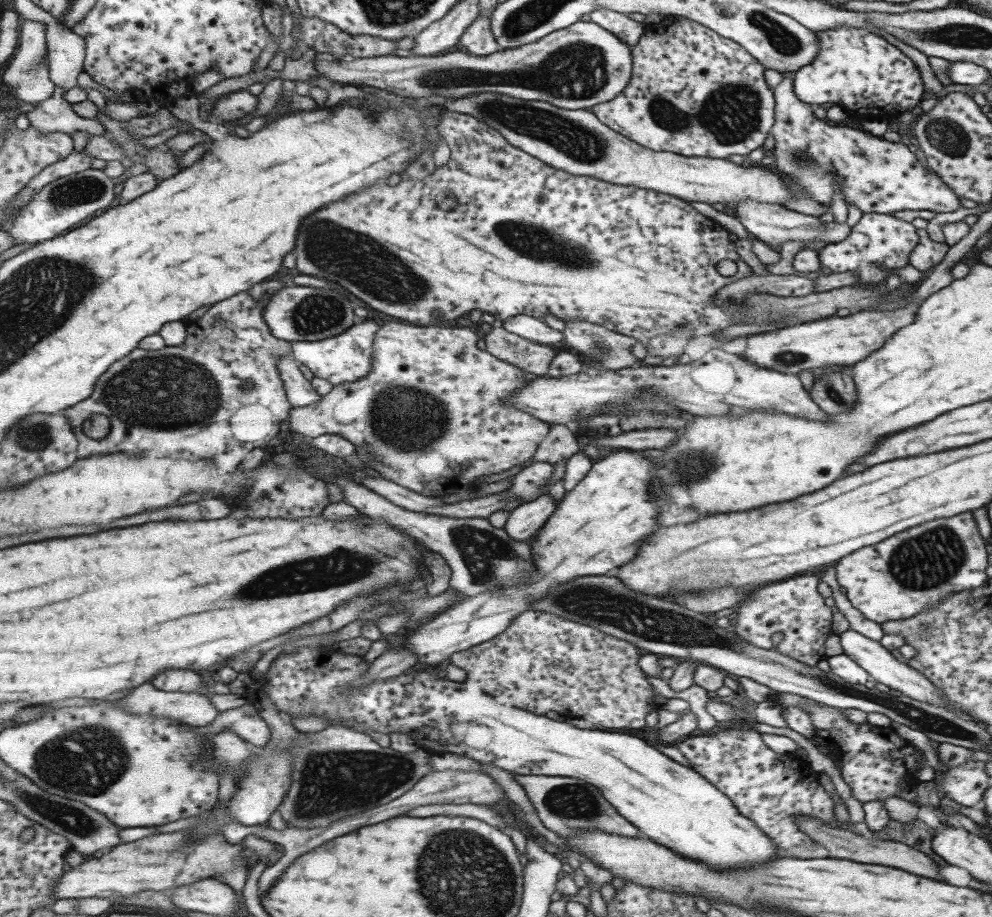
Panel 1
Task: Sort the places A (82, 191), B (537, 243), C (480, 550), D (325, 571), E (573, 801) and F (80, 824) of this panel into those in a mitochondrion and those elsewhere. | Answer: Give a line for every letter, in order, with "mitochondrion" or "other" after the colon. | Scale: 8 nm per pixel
A: mitochondrion
B: mitochondrion
C: mitochondrion
D: mitochondrion
E: mitochondrion
F: mitochondrion

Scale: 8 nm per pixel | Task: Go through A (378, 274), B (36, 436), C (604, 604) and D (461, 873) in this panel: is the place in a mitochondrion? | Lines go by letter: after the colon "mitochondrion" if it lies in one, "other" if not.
A: mitochondrion
B: mitochondrion
C: mitochondrion
D: mitochondrion

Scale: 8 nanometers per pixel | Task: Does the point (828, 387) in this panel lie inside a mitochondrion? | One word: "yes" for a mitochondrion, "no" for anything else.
yes

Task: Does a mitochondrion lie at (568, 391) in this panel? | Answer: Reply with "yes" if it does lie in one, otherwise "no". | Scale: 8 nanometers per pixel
no

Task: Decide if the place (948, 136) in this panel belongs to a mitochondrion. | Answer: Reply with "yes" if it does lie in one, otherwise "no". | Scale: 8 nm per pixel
yes

